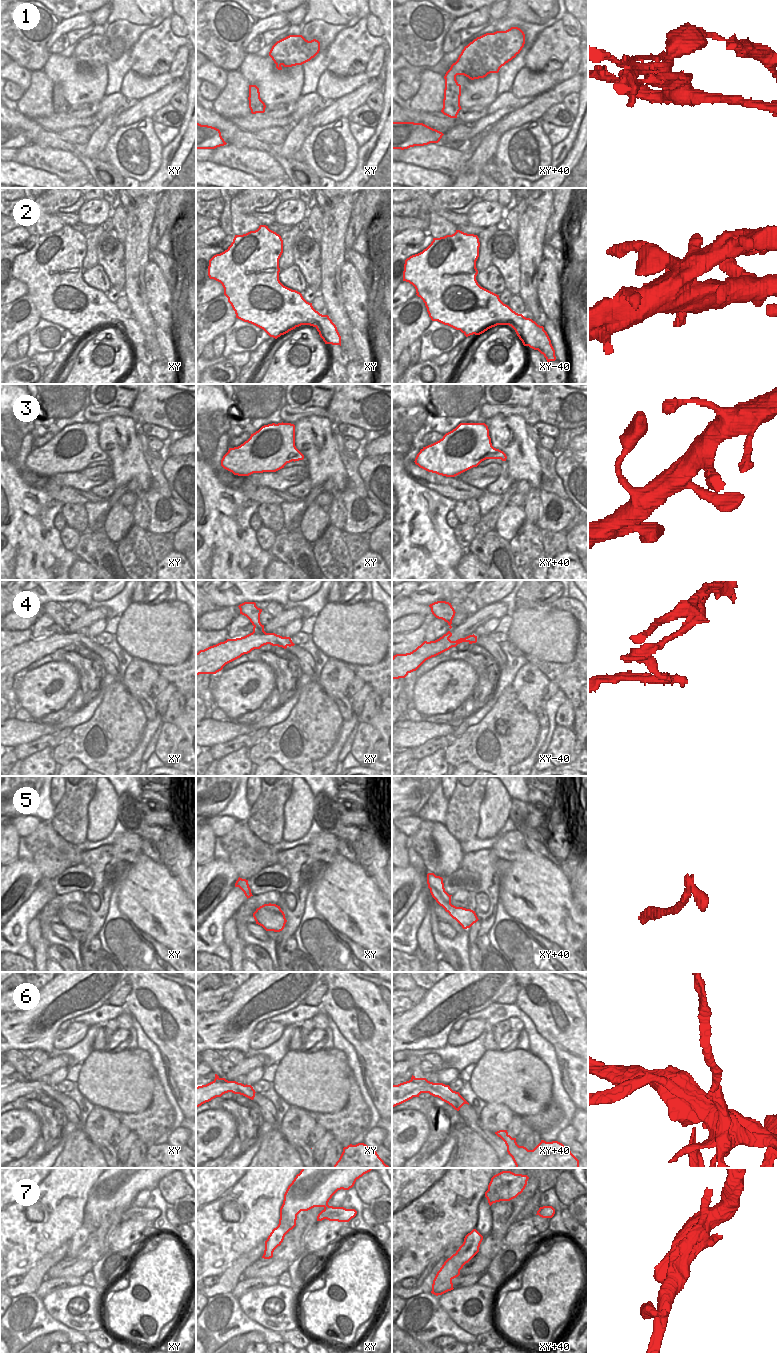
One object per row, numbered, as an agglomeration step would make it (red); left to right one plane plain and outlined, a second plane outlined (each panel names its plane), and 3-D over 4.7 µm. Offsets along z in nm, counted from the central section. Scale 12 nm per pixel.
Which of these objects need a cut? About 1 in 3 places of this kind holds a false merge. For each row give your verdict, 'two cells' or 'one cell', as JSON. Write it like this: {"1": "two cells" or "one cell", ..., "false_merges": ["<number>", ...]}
{"1": "two cells", "2": "one cell", "3": "one cell", "4": "two cells", "5": "two cells", "6": "two cells", "7": "one cell", "false_merges": ["1", "4", "5", "6"]}

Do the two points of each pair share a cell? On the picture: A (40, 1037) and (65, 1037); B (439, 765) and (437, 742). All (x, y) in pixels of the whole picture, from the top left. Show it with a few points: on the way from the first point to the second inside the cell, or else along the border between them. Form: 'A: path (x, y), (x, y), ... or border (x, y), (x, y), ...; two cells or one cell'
A: border (59, 1028), (53, 1040), (53, 1047); two cells
B: border (444, 748), (439, 748), (418, 759); two cells

